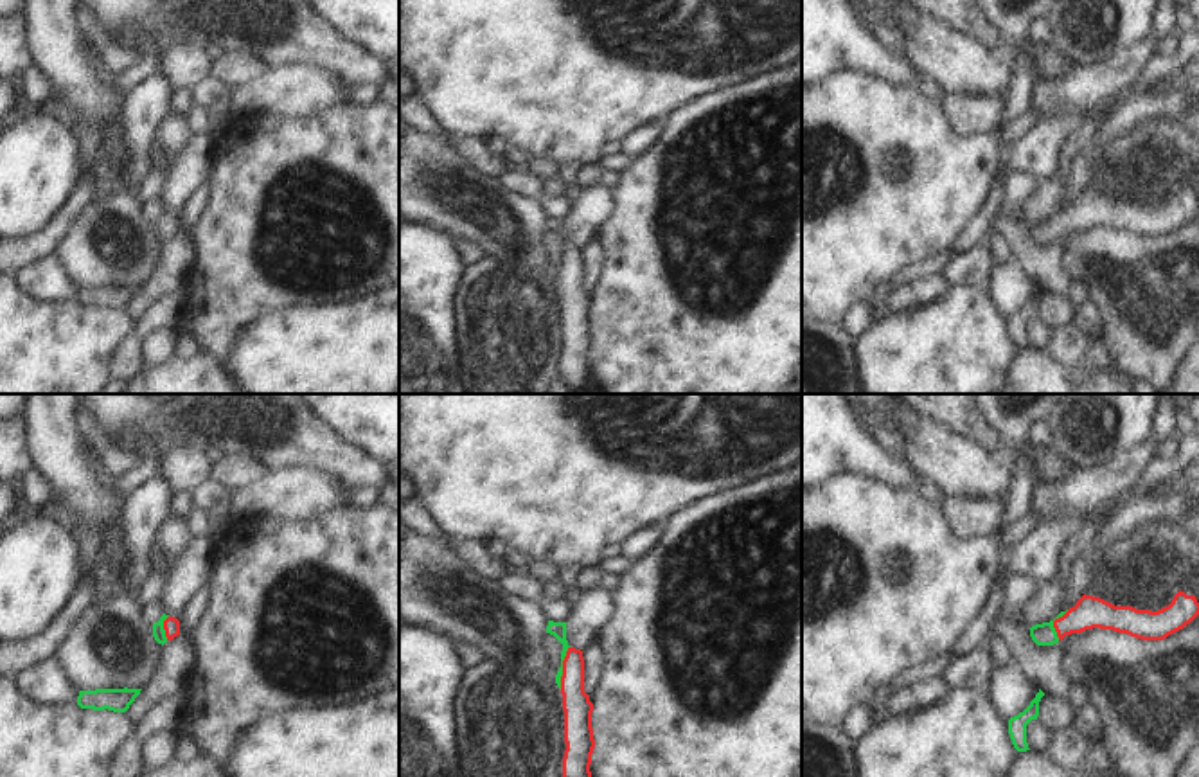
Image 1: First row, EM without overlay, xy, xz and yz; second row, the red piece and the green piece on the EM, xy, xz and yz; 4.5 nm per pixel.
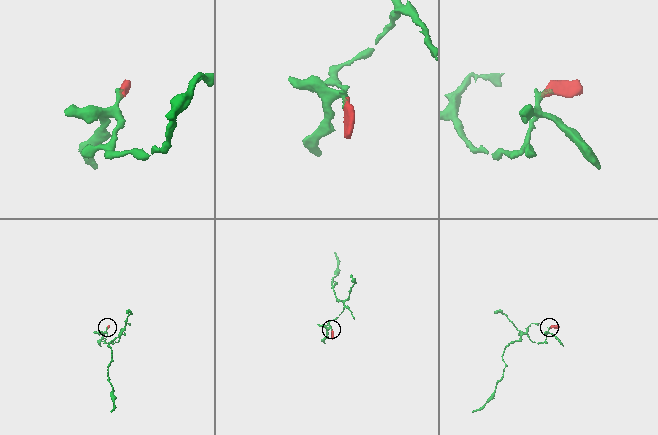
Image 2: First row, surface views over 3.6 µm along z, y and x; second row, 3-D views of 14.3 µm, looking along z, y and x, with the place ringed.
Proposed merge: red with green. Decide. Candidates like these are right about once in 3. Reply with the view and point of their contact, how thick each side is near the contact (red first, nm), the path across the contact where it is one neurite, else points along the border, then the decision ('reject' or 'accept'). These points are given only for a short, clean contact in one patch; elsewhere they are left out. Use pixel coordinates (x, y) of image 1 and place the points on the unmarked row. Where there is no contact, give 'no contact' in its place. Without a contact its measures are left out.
xz (563, 265) | 130/70 nm | across xz (577, 304), (570, 272), (563, 265), (565, 240), (558, 227) | accept

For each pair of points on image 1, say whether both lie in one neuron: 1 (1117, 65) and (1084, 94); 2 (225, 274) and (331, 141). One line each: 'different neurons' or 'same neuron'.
1: same neuron
2: same neuron

